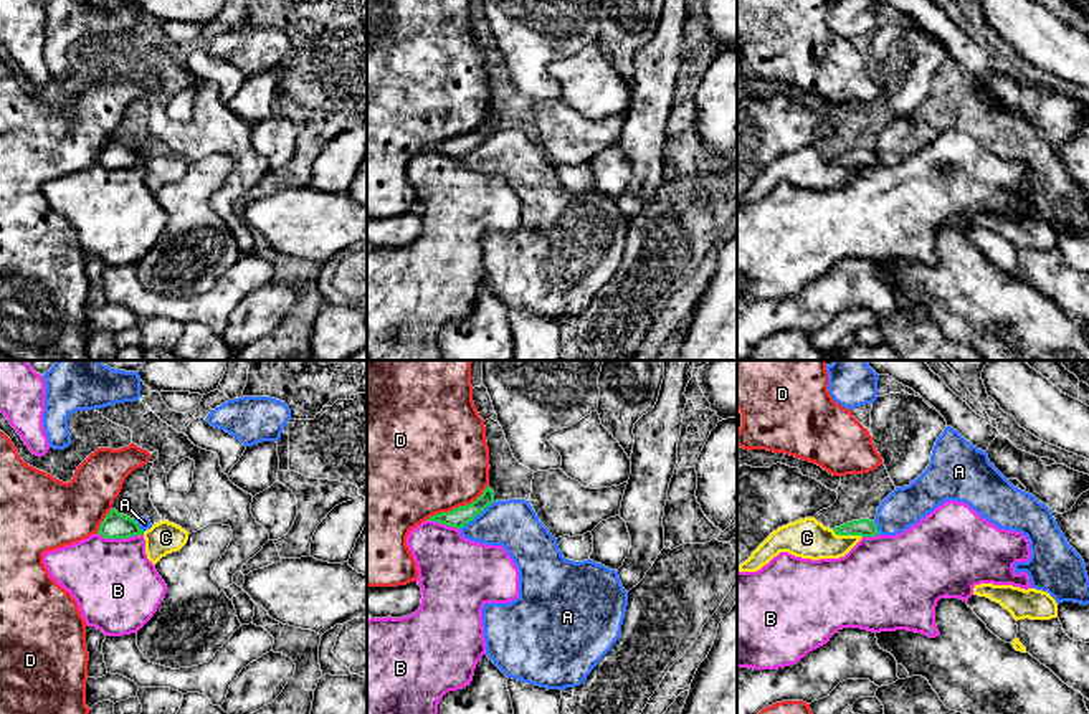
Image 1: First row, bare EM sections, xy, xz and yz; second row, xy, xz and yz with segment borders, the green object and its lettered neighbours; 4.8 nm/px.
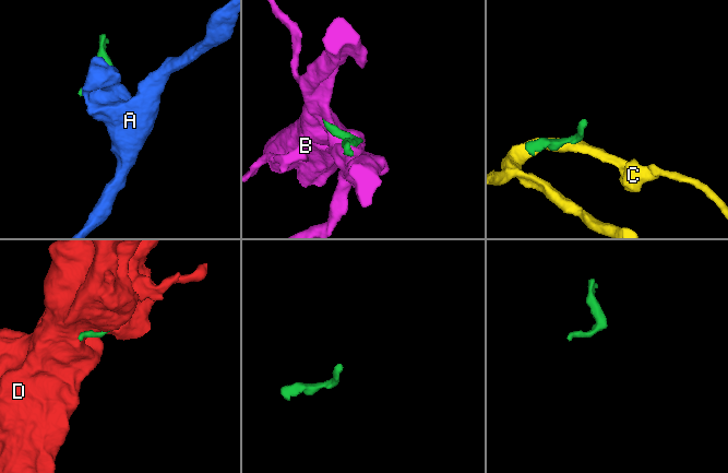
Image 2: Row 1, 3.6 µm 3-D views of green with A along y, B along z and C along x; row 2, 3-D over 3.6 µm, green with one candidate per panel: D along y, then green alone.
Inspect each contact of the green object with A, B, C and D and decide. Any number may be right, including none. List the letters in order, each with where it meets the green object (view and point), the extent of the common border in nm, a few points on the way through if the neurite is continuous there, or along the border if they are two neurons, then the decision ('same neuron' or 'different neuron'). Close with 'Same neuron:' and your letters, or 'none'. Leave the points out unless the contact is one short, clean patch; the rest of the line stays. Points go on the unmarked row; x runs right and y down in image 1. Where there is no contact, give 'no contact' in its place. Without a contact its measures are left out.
A: xz (476, 144) | 220 nm | along xz (493, 131), (460, 159) | different neuron
B: xy (121, 167) | 220 nm | different neuron
C: yz (846, 164) | 160 nm | different neuron
D: xz (456, 138) | 360 nm | different neuron
Same neuron: none

